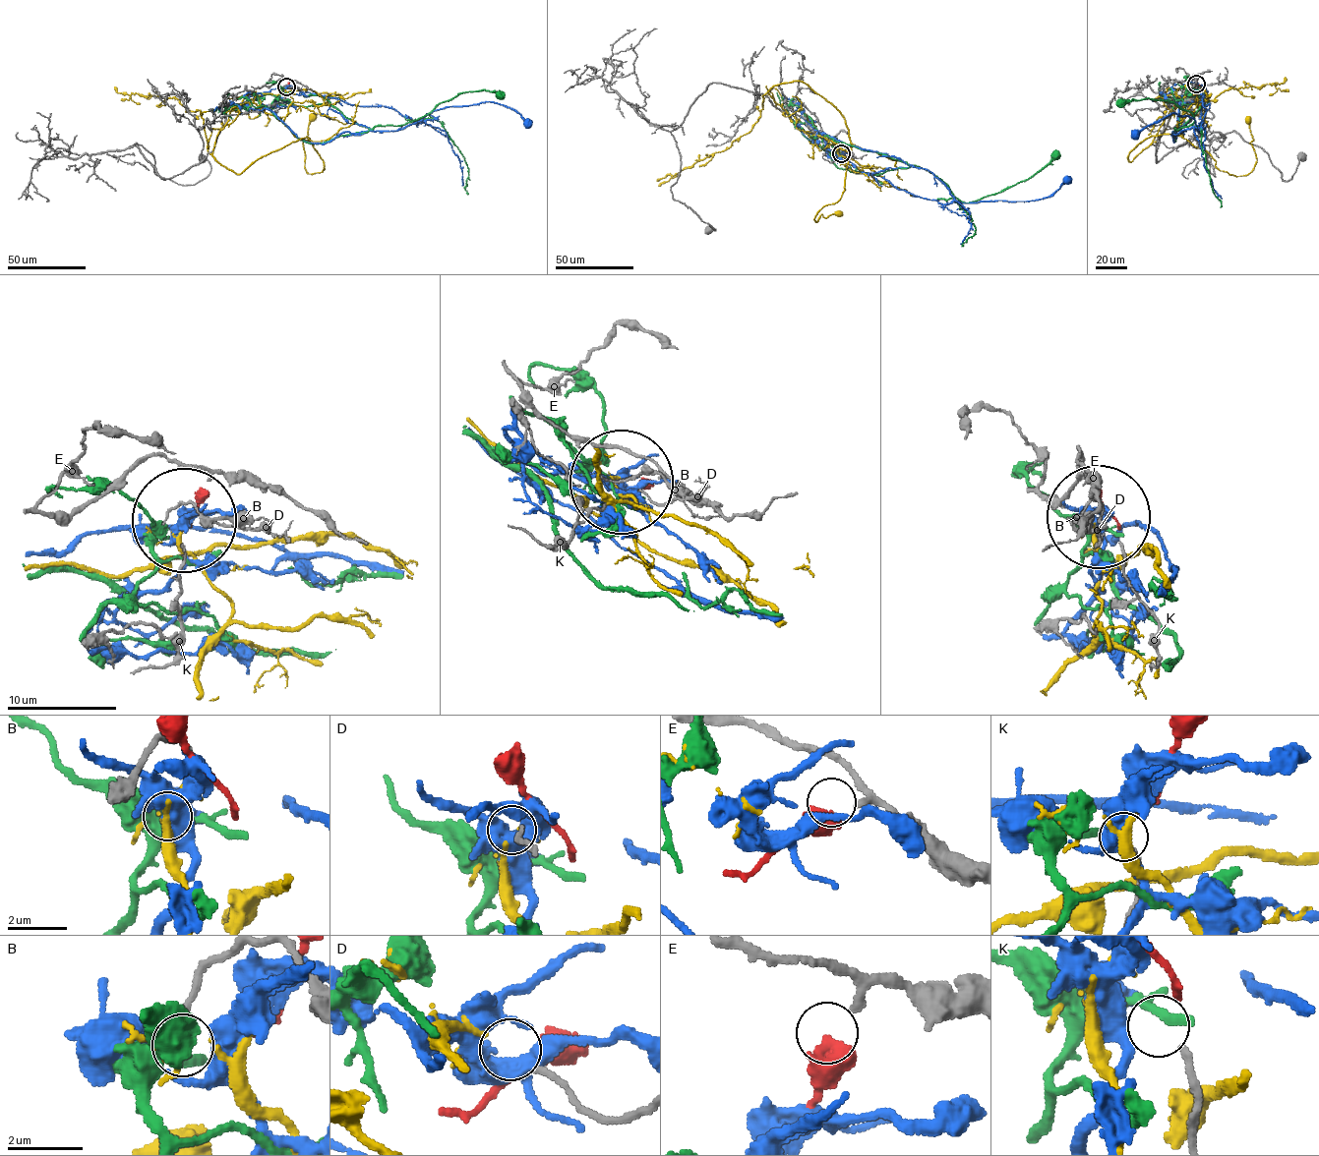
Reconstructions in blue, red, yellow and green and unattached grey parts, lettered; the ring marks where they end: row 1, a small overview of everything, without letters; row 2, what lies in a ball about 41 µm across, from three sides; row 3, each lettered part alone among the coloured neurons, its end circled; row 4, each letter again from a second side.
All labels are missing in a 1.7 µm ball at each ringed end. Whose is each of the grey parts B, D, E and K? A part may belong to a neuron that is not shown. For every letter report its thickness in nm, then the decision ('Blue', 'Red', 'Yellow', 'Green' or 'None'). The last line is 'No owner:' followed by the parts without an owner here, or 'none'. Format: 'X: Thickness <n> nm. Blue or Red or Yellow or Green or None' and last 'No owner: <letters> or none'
B: Thickness 170 nm. Green
D: Thickness 160 nm. Yellow
E: Thickness 180 nm. Red
K: Thickness 200 nm. None
No owner: K

